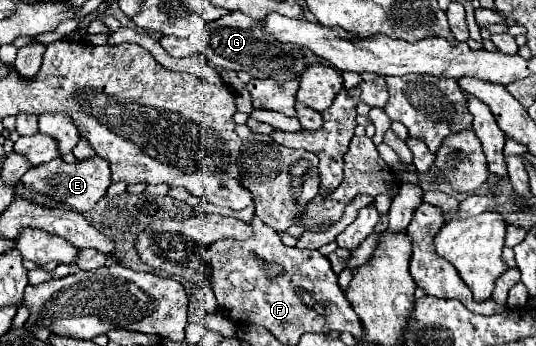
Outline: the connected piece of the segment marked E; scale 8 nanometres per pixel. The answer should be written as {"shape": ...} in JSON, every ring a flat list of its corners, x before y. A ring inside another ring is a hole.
{"shape":[[93,156,83,162,75,162,75,164,67,164,61,158,55,158,47,164,39,164,39,166,29,168,21,176,21,184,33,192,39,192,43,196,49,196,49,198,69,206,71,210,75,210,79,214,85,214,91,210,91,206,97,204,99,198,105,196,105,192,111,184,109,174,111,174,111,170,109,170,107,162,103,162,103,158,99,158,99,156]]}

